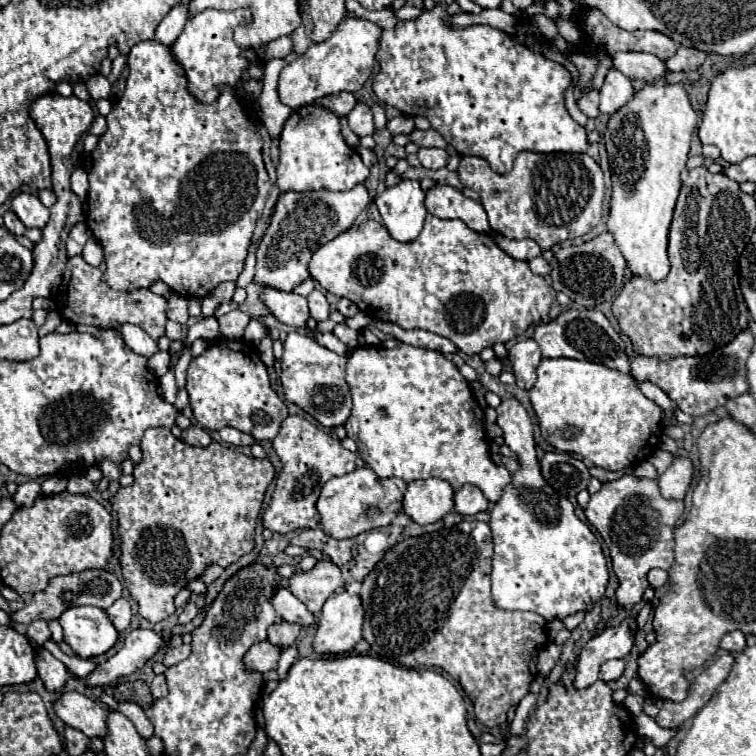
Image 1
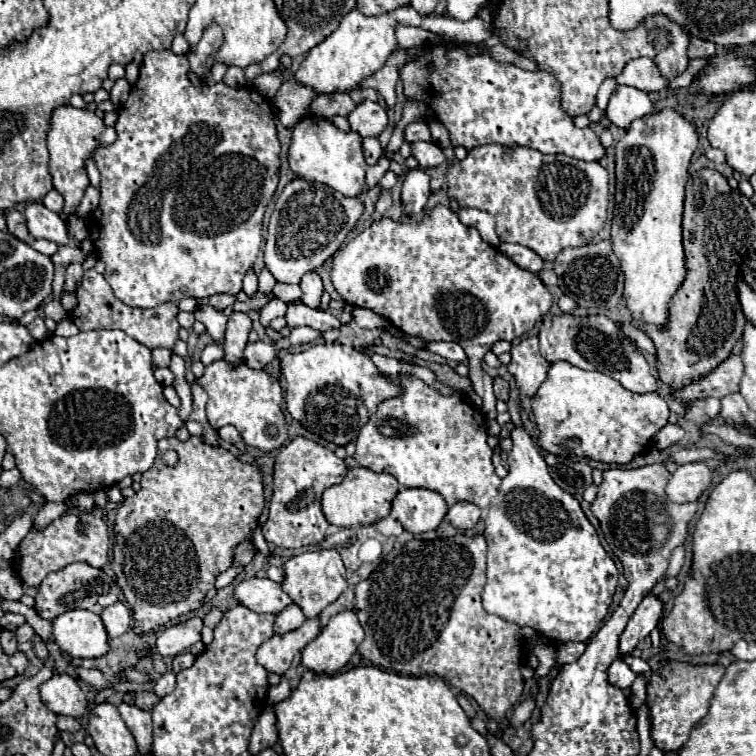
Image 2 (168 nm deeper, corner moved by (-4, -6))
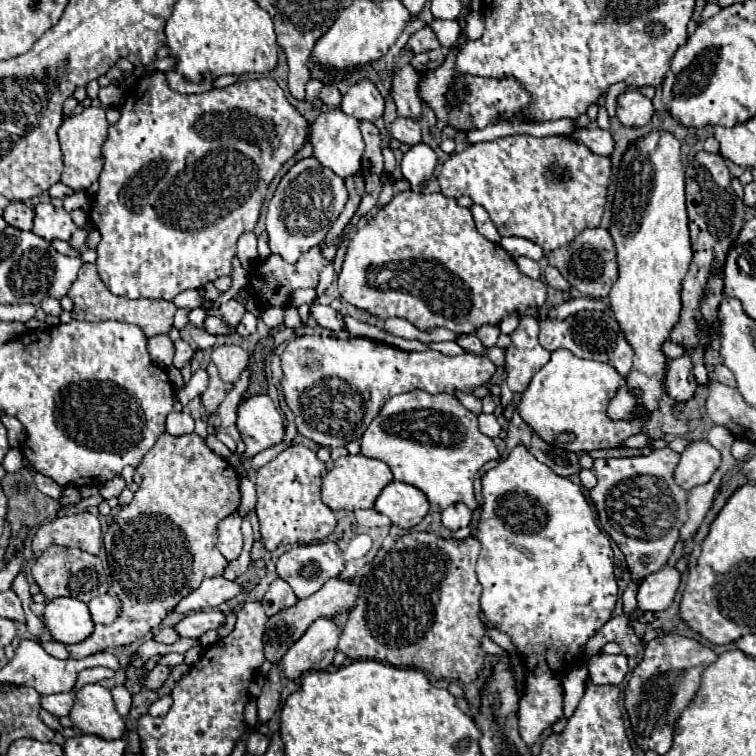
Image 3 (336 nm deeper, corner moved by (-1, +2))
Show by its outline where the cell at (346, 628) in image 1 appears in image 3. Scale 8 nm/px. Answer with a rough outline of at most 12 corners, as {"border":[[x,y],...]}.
{"border":[[314,621],[282,657],[282,671],[296,681],[324,671],[336,655],[340,629]]}

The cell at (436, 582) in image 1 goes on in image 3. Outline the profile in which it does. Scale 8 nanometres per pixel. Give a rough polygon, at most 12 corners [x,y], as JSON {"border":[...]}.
{"border":[[480,543],[380,549],[348,659],[468,683],[484,667]]}

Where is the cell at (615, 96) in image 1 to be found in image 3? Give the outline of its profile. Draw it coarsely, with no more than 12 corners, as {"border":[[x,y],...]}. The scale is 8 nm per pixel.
{"border":[[630,89],[618,97],[616,115],[626,127],[652,119],[652,101]]}

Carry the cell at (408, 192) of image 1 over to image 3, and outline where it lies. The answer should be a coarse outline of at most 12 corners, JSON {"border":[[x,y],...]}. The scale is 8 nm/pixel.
{"border":[[426,143],[404,155],[404,179],[416,189],[432,175],[438,155]]}

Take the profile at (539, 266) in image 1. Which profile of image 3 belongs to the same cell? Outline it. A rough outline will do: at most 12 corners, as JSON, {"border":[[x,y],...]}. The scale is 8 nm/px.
{"border":[[546,267],[544,279],[558,291],[570,289],[570,283],[556,267]]}

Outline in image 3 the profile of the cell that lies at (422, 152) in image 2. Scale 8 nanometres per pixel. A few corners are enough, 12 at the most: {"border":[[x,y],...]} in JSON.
{"border":[[396,117],[390,135],[406,145],[422,141],[420,125],[410,117]]}

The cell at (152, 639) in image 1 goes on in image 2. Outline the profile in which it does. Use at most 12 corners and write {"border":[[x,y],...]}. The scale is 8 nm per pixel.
{"border":[[191,617],[161,631],[143,657],[175,657],[201,639],[203,621]]}

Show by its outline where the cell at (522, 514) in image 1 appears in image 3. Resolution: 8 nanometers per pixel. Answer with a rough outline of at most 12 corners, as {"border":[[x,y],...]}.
{"border":[[524,445],[482,477],[486,621],[534,745],[618,601],[582,489]]}

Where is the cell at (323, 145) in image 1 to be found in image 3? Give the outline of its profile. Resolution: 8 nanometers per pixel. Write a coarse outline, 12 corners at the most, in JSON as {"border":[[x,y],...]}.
{"border":[[340,109],[312,123],[314,157],[342,179],[360,171],[358,119]]}

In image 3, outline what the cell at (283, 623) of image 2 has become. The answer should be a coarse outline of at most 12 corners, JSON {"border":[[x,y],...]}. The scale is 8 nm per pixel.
{"border":[[276,577],[262,597],[266,615],[298,601],[292,587]]}

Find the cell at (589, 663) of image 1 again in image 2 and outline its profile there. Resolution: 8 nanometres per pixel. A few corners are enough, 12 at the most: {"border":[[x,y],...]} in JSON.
{"border":[[647,595],[619,637],[619,657],[633,653],[659,623],[663,603]]}

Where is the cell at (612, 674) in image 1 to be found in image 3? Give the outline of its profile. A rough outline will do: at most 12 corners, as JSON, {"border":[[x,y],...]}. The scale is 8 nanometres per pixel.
{"border":[[592,655],[588,679],[620,685],[628,673],[626,655]]}

